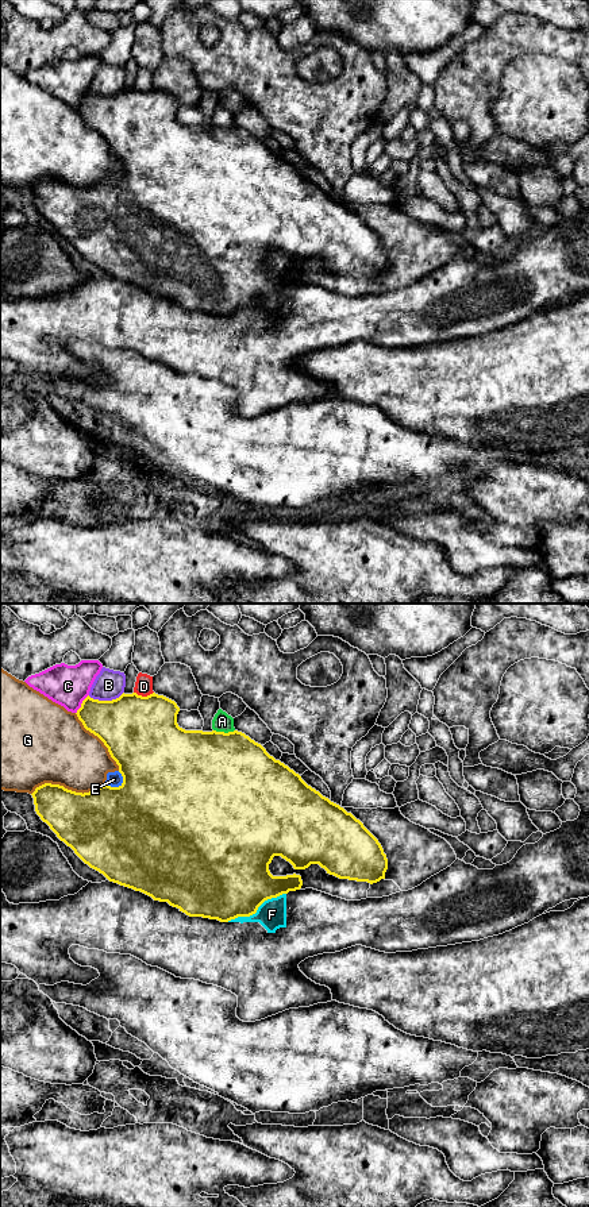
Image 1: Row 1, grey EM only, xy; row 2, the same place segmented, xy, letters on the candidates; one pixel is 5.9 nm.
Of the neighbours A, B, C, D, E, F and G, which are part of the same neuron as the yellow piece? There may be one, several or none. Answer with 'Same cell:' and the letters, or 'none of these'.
Same cell: none of these

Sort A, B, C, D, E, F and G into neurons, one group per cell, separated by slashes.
A / B / C / D / E G / F

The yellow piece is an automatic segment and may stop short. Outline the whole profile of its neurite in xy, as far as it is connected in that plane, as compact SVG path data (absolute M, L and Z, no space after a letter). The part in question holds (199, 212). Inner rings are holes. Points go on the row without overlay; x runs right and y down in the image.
M123 88L112 96L88 90L82 96L76 109L84 123L108 143L123 178L119 182L104 180L84 189L45 178L31 190L41 215L85 259L109 277L168 297L189 312L220 317L250 312L265 296L301 284L300 270L270 269L269 259L274 251L285 254L294 265L319 259L339 274L370 279L385 274L388 254L381 239L351 208L308 181L245 128L185 126L177 119L178 107L174 96L155 88L147 92Z

